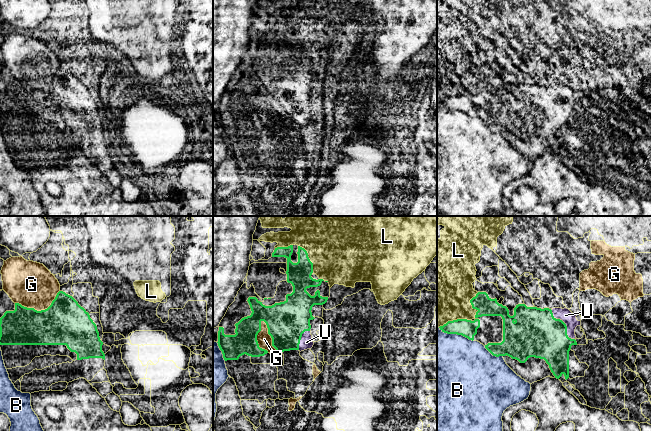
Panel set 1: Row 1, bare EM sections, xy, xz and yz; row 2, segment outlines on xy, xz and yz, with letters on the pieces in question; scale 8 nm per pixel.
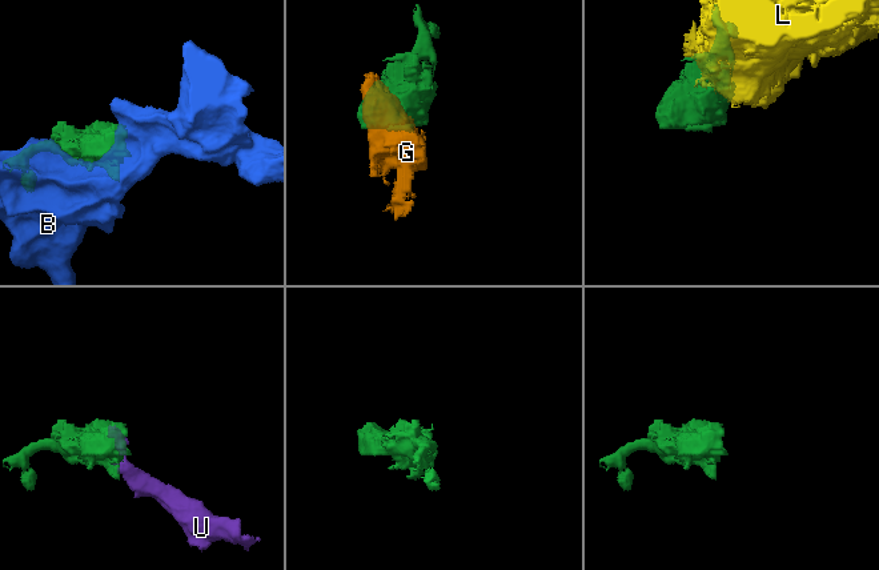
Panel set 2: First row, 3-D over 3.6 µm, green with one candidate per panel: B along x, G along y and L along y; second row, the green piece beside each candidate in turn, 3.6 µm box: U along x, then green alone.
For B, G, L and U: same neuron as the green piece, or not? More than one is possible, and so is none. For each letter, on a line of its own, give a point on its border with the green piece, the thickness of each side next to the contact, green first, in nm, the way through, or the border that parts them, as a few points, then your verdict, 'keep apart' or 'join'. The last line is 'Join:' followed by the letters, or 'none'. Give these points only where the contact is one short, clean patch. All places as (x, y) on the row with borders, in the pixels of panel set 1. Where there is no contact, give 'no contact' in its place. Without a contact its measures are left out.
B: meets green in yz at (456, 333); 140 nm thick on the green side, 480 nm on the other; keep apart
G: meets green in xz at (270, 335); 320 nm thick on the green side, 110 nm on the other; keep apart
L: meets green in xz at (309, 259); 190 nm thick on the green side, 480 nm on the other; keep apart
U: meets green in yz at (565, 325); 380 nm thick on the green side, 100 nm on the other; join
Join: U

